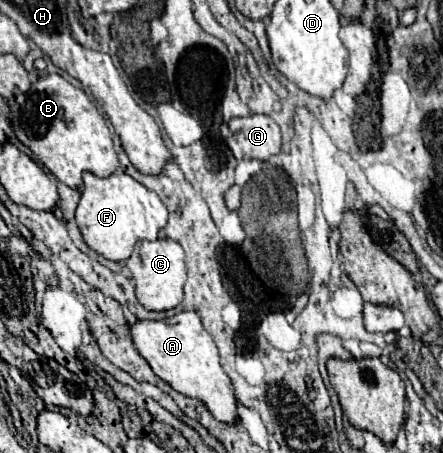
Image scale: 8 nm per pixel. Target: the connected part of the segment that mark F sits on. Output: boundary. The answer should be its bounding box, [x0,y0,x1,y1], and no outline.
[76,172,168,262]

